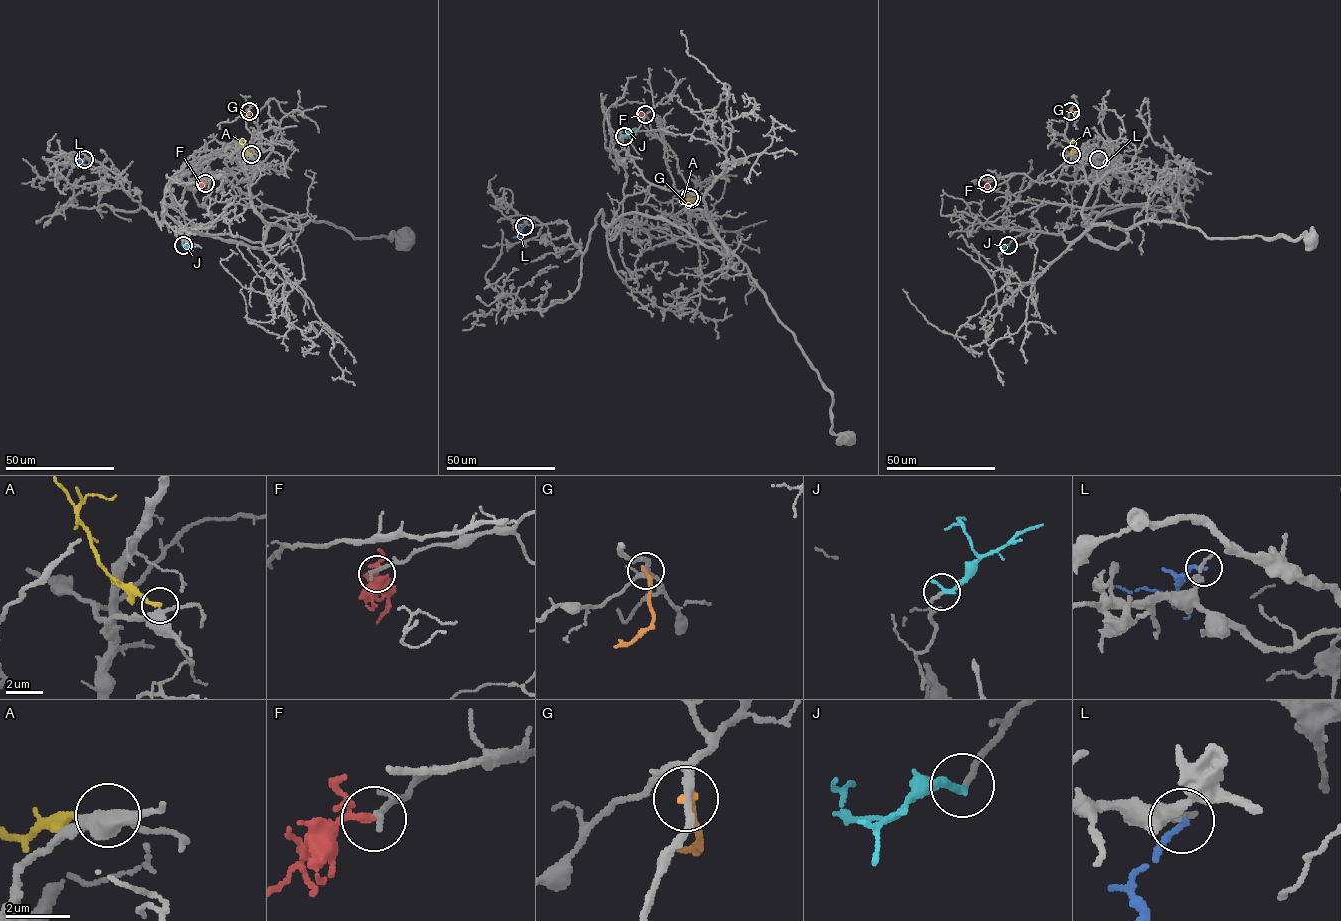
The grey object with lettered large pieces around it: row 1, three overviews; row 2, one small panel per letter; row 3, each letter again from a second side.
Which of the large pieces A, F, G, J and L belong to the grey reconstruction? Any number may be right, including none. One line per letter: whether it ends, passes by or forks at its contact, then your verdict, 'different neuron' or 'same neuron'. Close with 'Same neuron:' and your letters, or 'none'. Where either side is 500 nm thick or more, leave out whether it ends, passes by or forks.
A: it ends there; different neuron
F: it forks there; different neuron
G: it ends there; different neuron
J: it ends there; same neuron
L: it ends there; different neuron
Same neuron: J

